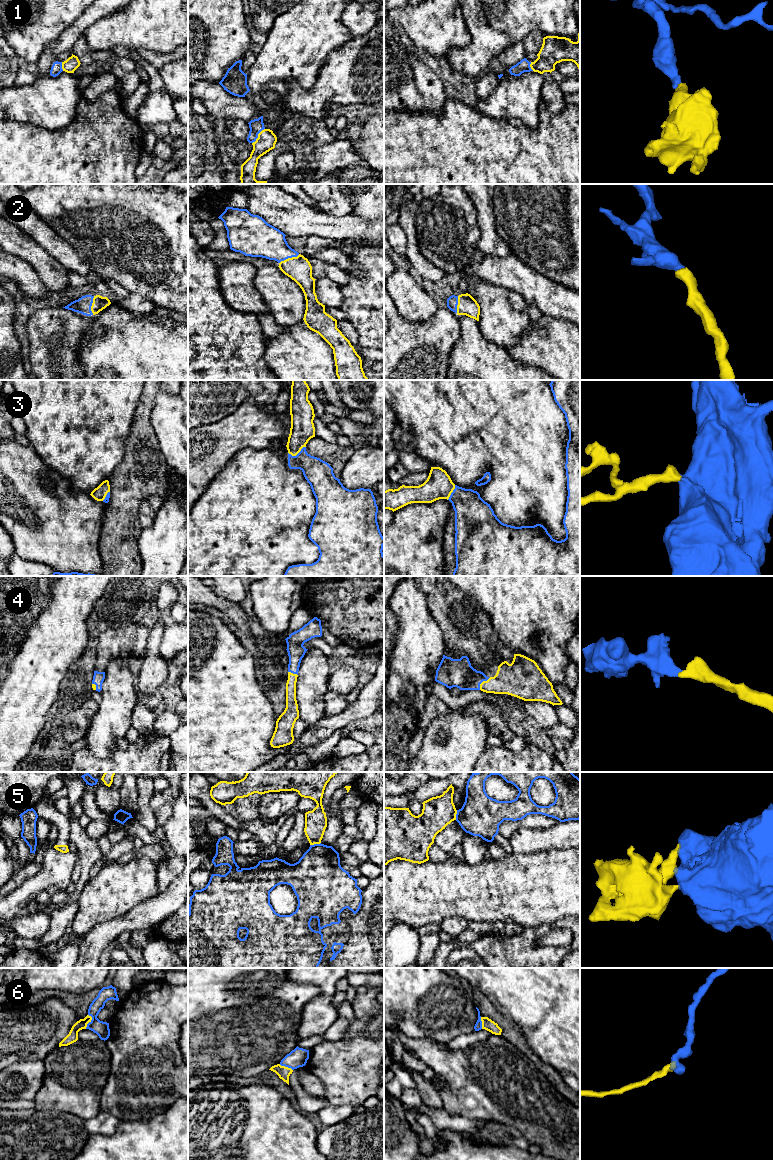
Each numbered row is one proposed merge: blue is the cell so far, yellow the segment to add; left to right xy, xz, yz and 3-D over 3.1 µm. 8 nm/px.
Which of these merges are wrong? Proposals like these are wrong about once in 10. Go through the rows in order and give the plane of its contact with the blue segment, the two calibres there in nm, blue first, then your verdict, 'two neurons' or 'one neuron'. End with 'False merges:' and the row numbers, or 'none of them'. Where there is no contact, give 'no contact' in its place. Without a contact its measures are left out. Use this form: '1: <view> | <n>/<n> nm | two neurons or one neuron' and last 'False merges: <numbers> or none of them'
1: xz | 110/150 nm | one neuron
2: xz | 280/200 nm | one neuron
3: xz | 220/190 nm | one neuron
4: yz | 220/260 nm | one neuron
5: xz | 400/180 nm | two neurons
6: xy | 120/90 nm | two neurons
False merges: 5, 6

